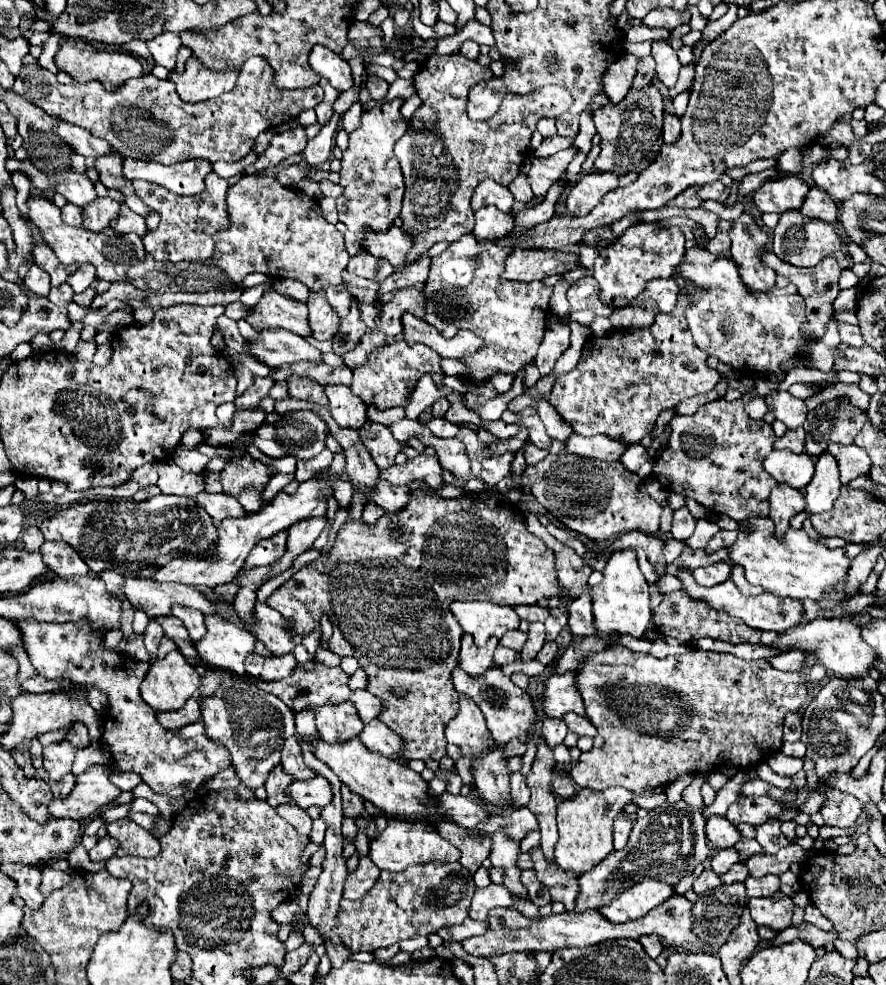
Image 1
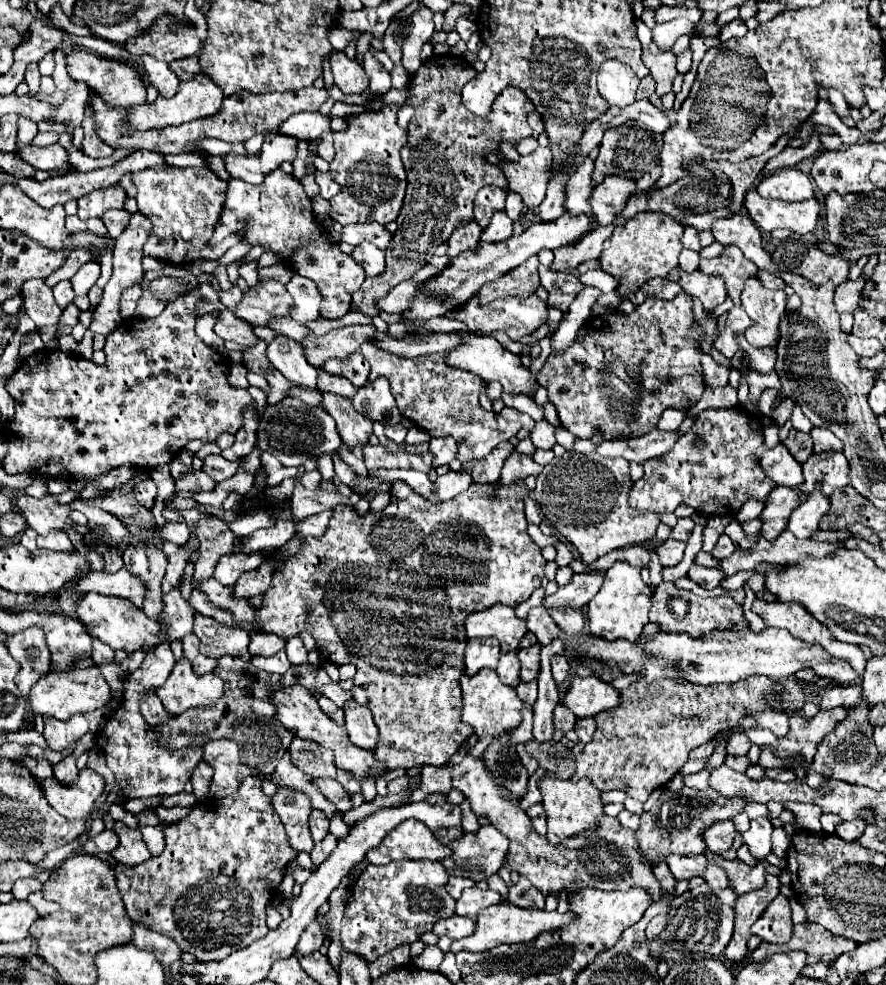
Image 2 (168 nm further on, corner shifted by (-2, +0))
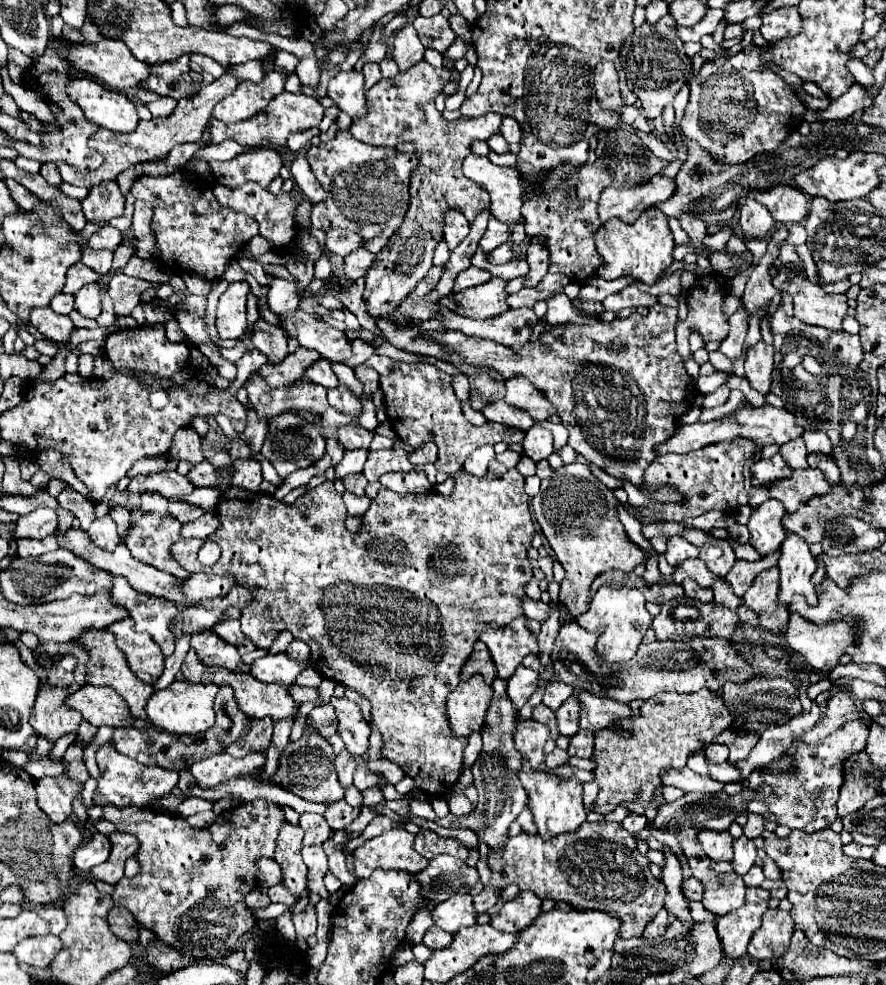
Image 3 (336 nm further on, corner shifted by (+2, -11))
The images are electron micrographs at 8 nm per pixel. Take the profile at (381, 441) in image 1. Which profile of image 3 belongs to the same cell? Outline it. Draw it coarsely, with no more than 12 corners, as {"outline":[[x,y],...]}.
{"outline":[[358,365],[354,375],[364,385],[364,395],[378,389],[378,373]]}

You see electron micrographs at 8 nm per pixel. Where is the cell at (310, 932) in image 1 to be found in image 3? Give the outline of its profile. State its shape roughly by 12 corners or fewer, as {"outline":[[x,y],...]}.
{"outline":[[302,847],[308,867],[308,891],[329,899],[328,871],[322,847]]}

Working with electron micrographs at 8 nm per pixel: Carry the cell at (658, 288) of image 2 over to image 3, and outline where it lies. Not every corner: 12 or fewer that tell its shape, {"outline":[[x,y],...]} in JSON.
{"outline":[[630,285],[604,301],[606,309],[652,307],[658,299]]}

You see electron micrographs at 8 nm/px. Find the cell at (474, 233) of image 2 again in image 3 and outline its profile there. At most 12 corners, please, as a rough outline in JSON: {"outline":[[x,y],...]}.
{"outline":[[458,209],[444,215],[448,249],[468,235],[468,219]]}

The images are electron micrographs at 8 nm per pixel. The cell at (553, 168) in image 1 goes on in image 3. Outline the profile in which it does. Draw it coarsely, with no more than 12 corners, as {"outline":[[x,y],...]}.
{"outline":[[470,153],[464,175],[490,193],[490,213],[522,221],[520,171]]}

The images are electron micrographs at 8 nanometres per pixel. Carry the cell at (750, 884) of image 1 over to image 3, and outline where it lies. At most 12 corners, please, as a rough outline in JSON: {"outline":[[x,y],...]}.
{"outline":[[746,889],[746,903],[718,919],[724,953],[738,959],[762,925],[770,893]]}

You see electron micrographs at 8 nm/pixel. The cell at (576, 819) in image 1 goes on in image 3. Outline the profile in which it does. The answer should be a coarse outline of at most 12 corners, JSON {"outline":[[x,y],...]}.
{"outline":[[530,767],[518,779],[542,839],[586,821],[576,777]]}

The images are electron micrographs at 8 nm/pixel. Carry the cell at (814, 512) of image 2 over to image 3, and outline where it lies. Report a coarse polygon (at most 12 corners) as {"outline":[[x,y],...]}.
{"outline":[[790,533],[782,543],[778,603],[804,595],[816,605],[810,581],[816,561],[808,543]]}

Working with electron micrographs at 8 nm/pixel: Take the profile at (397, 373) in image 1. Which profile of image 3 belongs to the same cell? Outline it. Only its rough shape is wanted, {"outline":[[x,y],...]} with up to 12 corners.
{"outline":[[372,355],[398,437],[454,475],[506,427],[466,421],[451,376]]}

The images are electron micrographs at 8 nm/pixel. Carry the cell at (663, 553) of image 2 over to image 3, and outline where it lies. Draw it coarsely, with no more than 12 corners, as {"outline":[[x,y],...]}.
{"outline":[[688,559],[674,571],[674,583],[694,579],[700,587],[714,585],[714,573],[700,559]]}

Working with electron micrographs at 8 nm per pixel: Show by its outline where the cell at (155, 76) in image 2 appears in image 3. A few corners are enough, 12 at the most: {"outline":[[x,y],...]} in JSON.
{"outline":[[160,97],[148,103],[154,117],[168,117],[176,107],[174,99]]}

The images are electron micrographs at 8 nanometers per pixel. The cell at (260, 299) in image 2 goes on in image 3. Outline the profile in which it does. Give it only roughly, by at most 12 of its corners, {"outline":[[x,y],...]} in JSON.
{"outline":[[230,283],[218,303],[220,339],[240,339],[246,331],[250,285]]}

